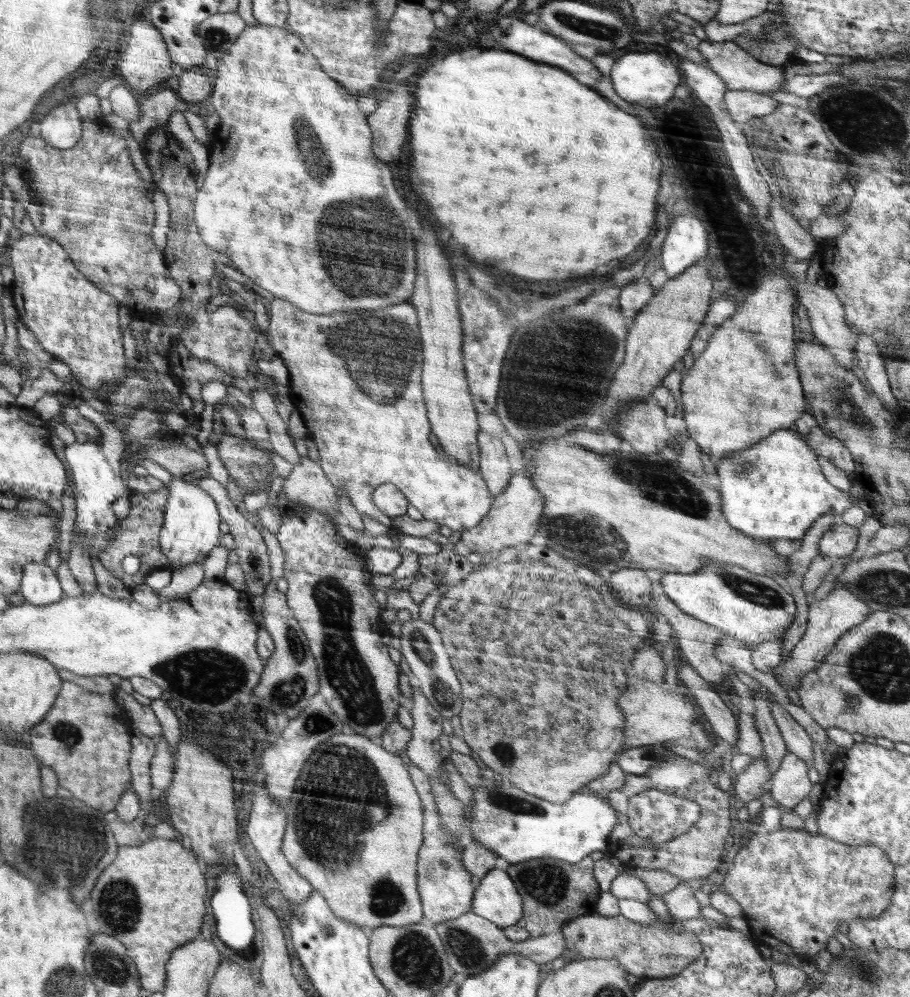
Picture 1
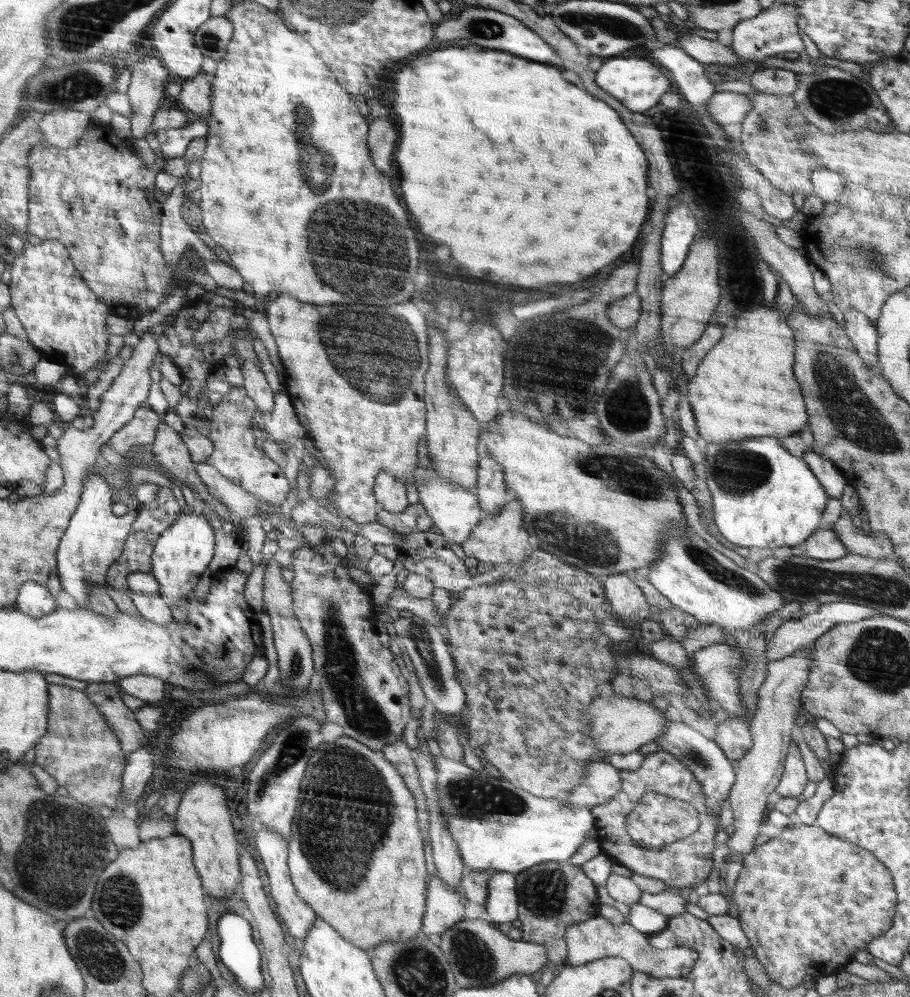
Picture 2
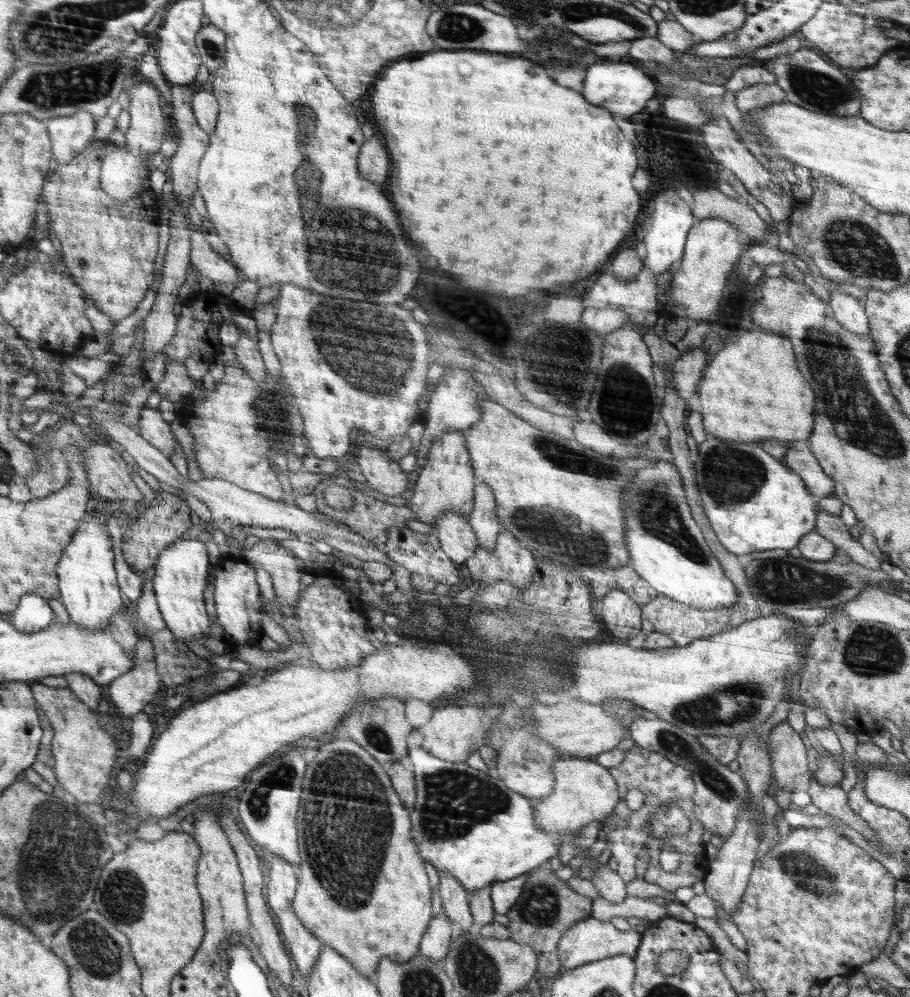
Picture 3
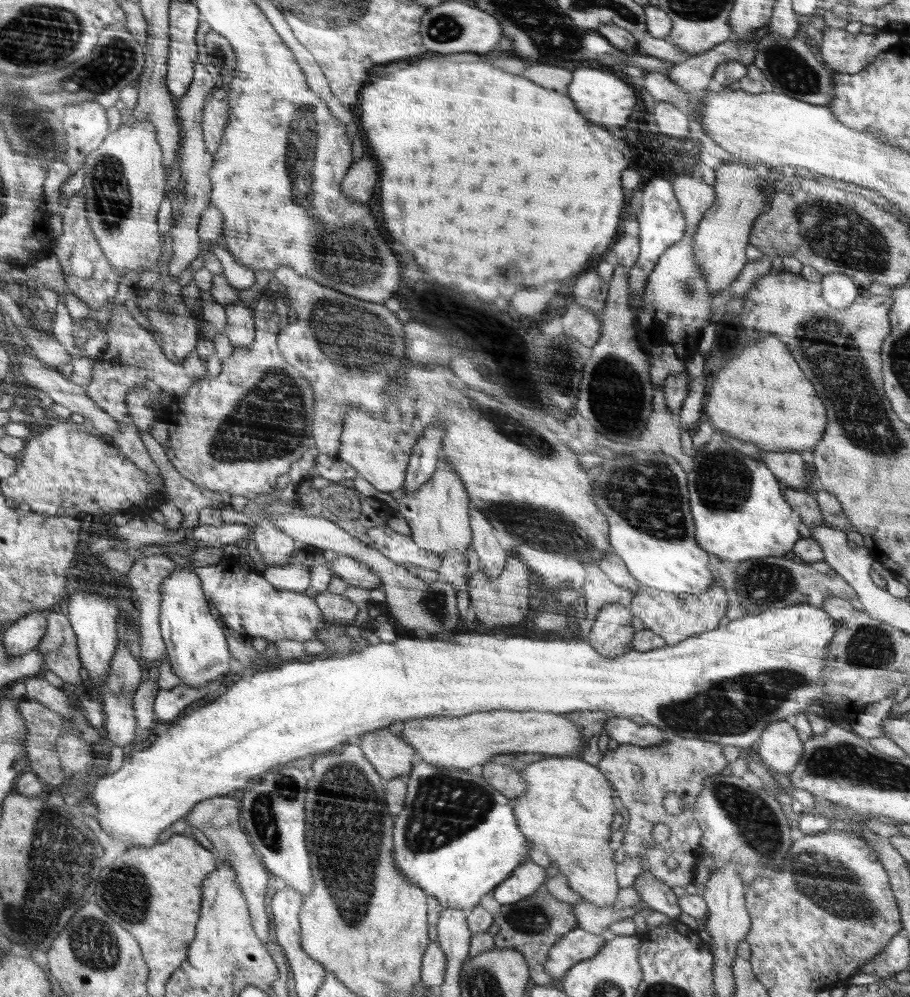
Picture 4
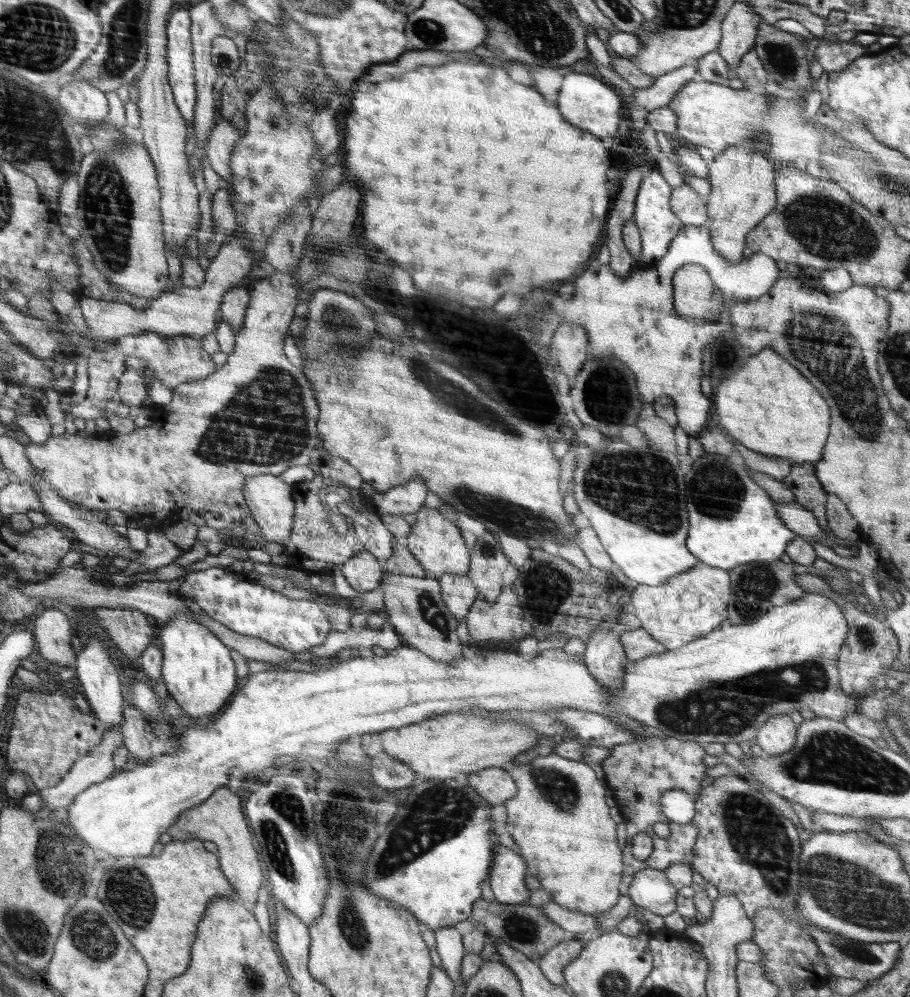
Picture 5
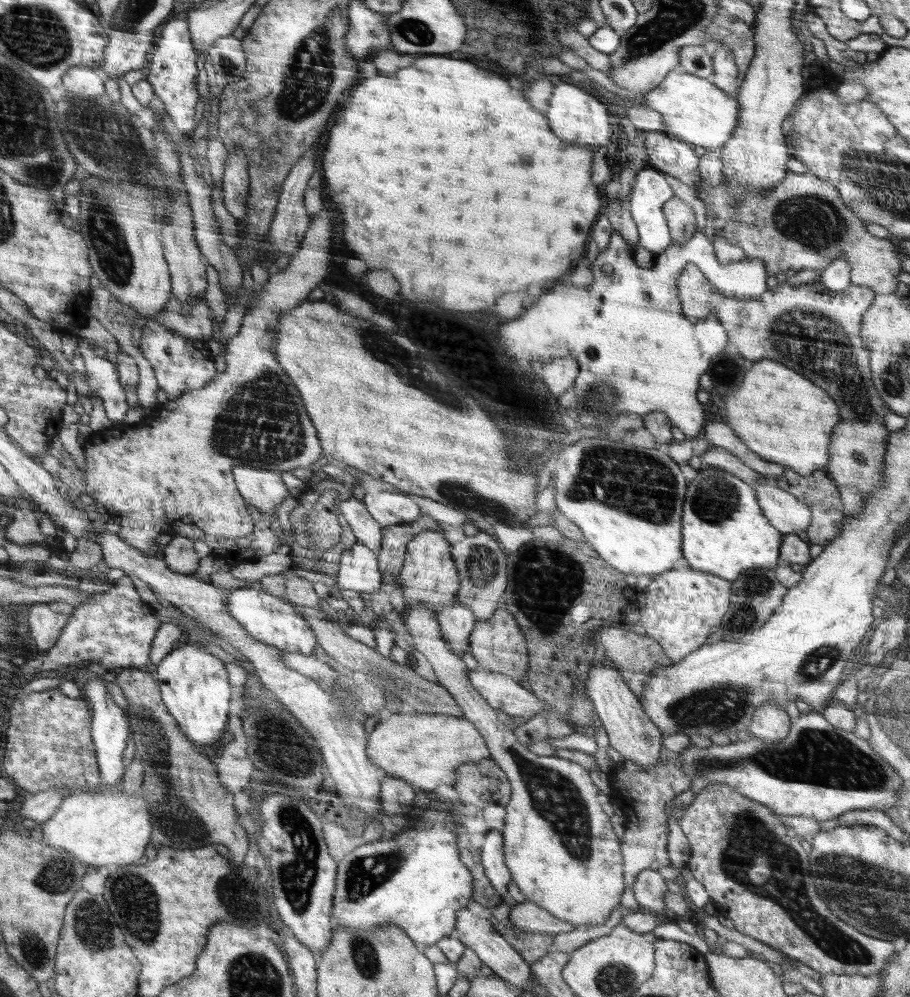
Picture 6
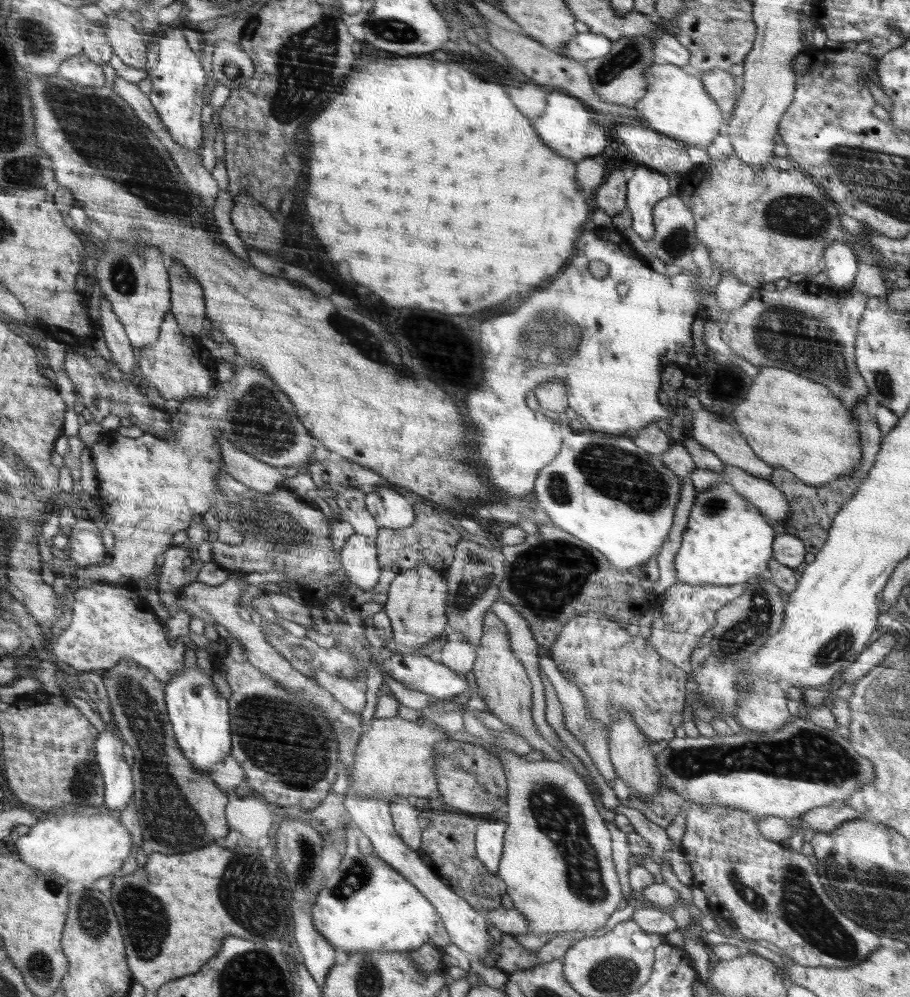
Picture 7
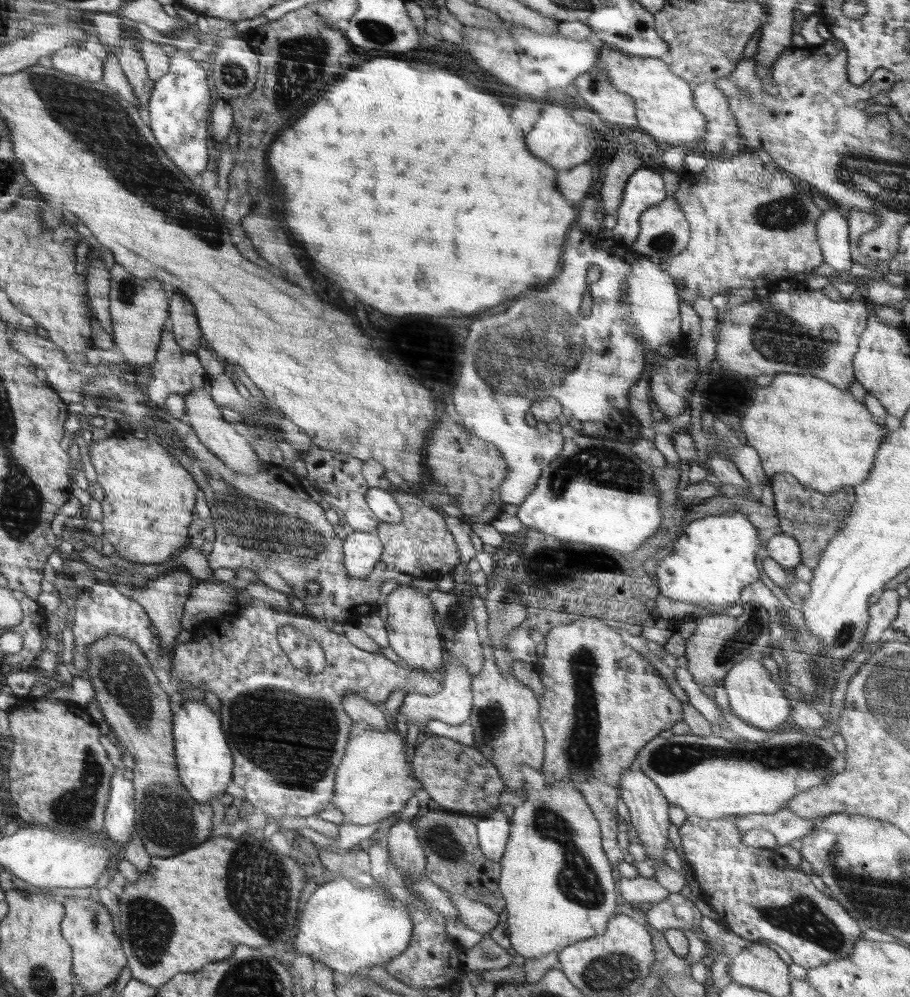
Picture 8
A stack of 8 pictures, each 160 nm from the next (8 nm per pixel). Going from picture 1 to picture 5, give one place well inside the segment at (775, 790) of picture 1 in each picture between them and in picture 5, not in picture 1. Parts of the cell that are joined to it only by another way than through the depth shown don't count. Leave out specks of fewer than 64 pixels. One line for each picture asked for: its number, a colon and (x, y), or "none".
2: (794, 780)
3: (787, 753)
4: (779, 746)
5: (778, 734)

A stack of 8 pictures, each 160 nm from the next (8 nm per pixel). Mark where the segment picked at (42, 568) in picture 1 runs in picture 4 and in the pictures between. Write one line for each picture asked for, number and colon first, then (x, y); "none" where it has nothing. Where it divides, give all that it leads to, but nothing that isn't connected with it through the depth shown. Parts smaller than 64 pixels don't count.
2: (35, 599)
3: (34, 613)
4: (21, 636)

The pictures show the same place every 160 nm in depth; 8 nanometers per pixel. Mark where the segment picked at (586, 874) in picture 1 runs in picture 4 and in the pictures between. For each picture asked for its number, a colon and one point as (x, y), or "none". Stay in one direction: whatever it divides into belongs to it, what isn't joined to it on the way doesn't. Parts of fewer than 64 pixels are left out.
2: (550, 899)
3: (547, 908)
4: (532, 925)

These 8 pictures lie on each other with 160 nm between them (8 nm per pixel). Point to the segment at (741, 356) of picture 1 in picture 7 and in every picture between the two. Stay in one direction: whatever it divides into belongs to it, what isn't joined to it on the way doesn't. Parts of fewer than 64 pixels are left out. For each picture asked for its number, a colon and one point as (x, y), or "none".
2: (753, 364)
3: (762, 395)
4: (762, 396)
5: (768, 406)
6: (785, 419)
7: (780, 407)

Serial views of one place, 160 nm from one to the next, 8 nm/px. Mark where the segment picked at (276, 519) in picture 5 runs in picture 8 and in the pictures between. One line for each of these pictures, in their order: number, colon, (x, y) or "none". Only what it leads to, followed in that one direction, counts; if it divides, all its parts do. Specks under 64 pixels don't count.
6: (264, 489)
7: (245, 468)
8: (218, 435)

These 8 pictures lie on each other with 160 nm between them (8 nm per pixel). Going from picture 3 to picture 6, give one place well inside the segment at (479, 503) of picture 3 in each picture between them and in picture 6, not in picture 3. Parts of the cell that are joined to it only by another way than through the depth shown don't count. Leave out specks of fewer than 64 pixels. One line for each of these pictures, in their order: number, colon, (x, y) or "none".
4: (492, 557)
5: (488, 563)
6: (482, 564)

